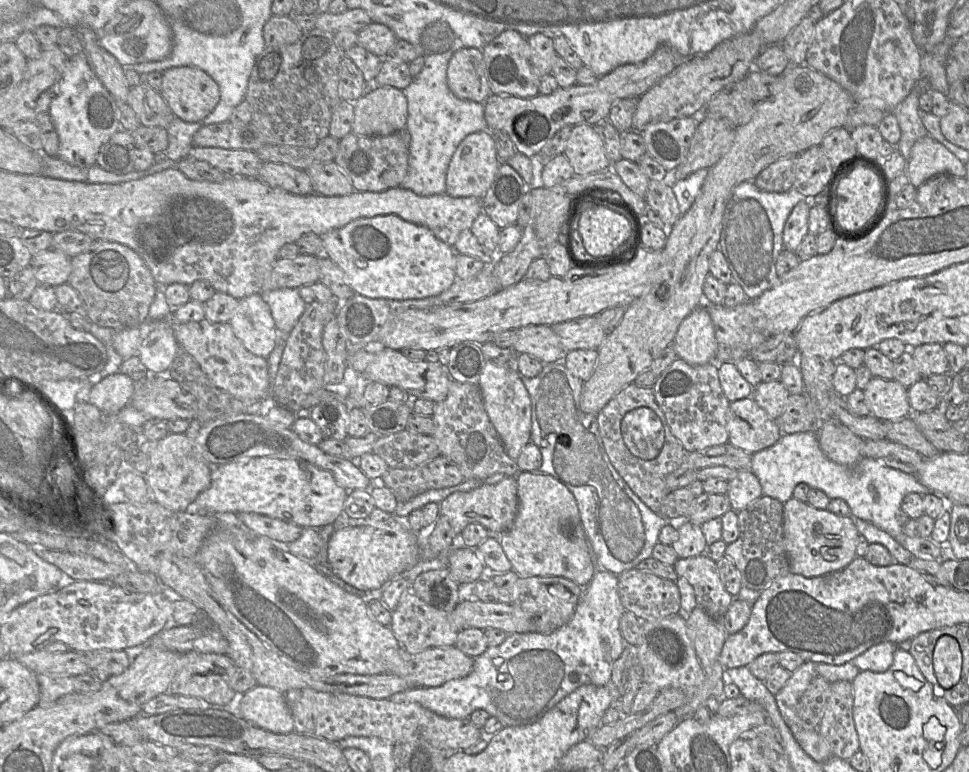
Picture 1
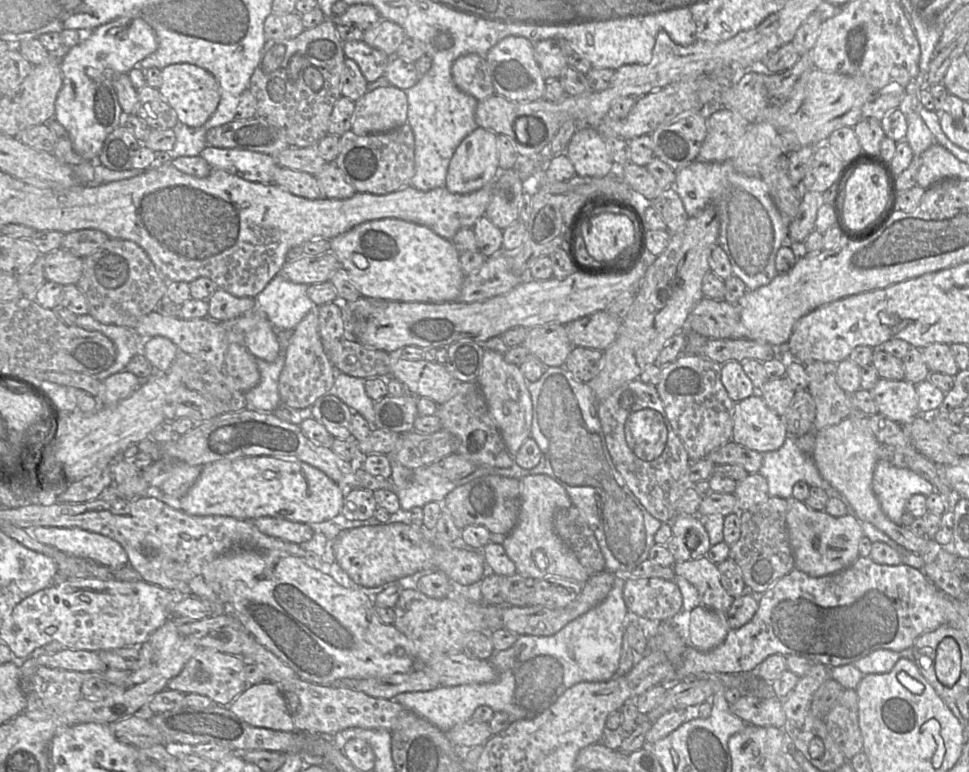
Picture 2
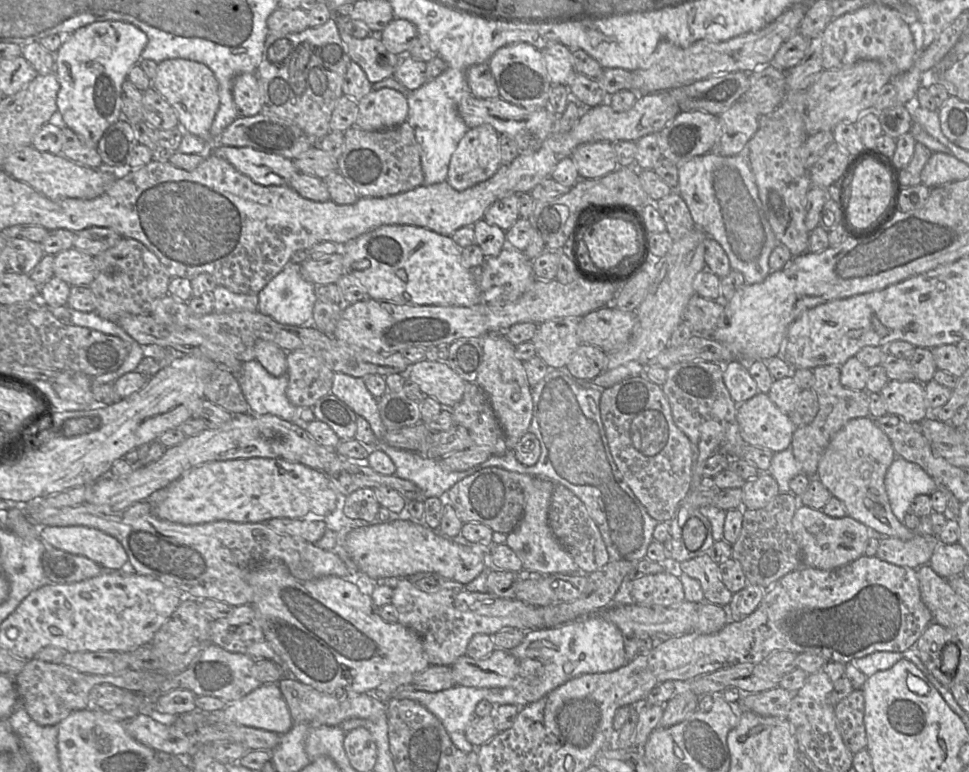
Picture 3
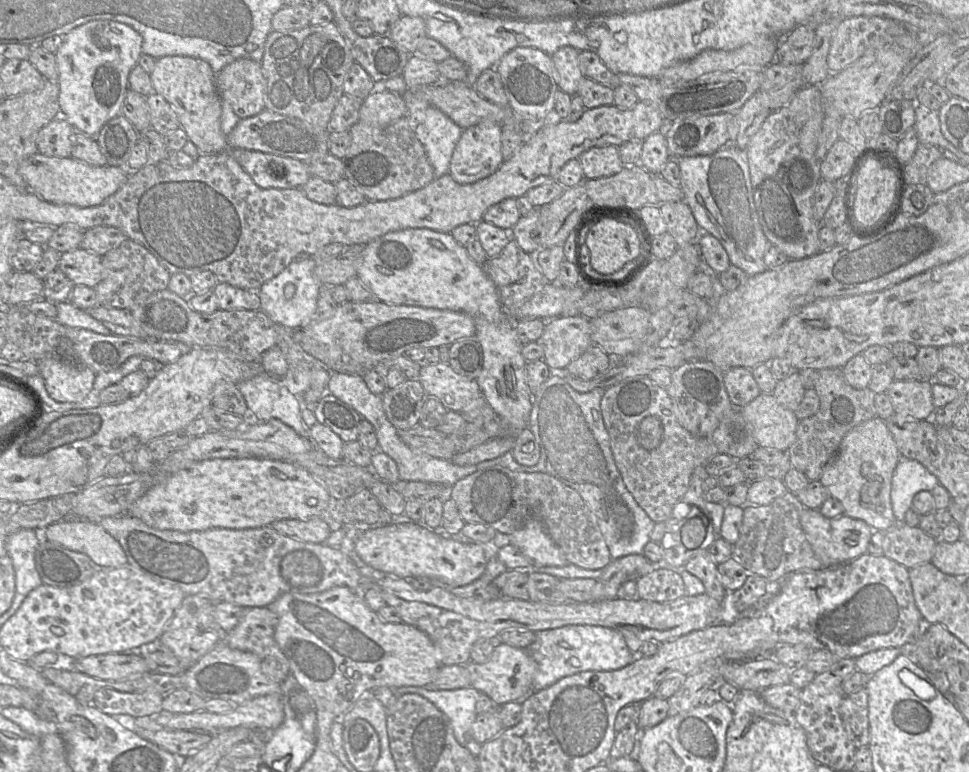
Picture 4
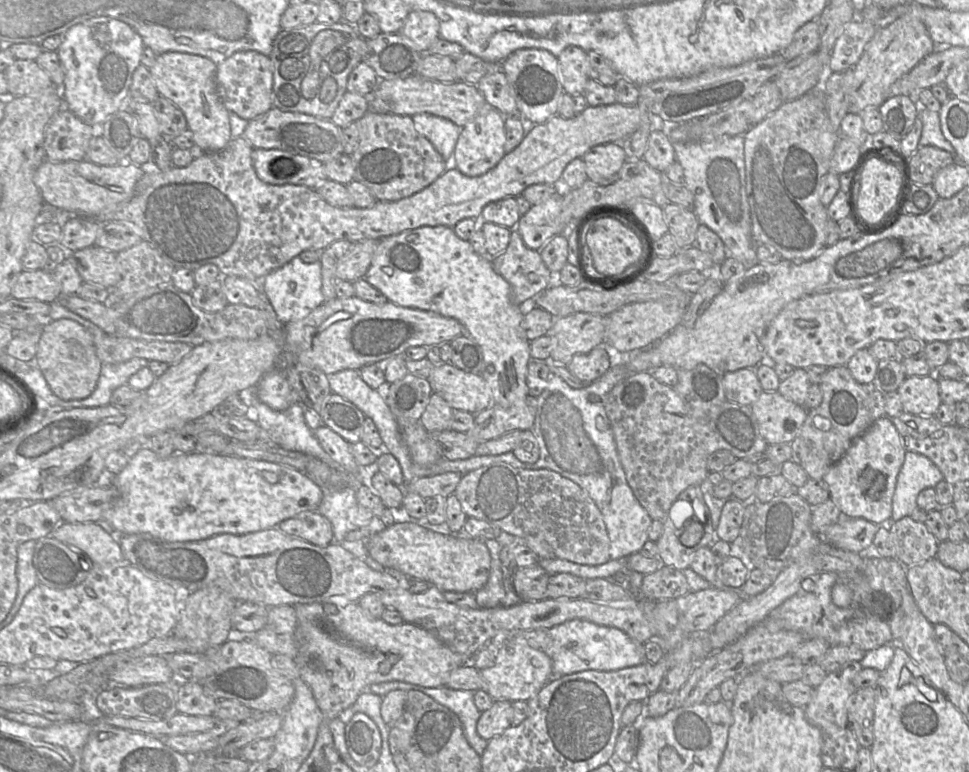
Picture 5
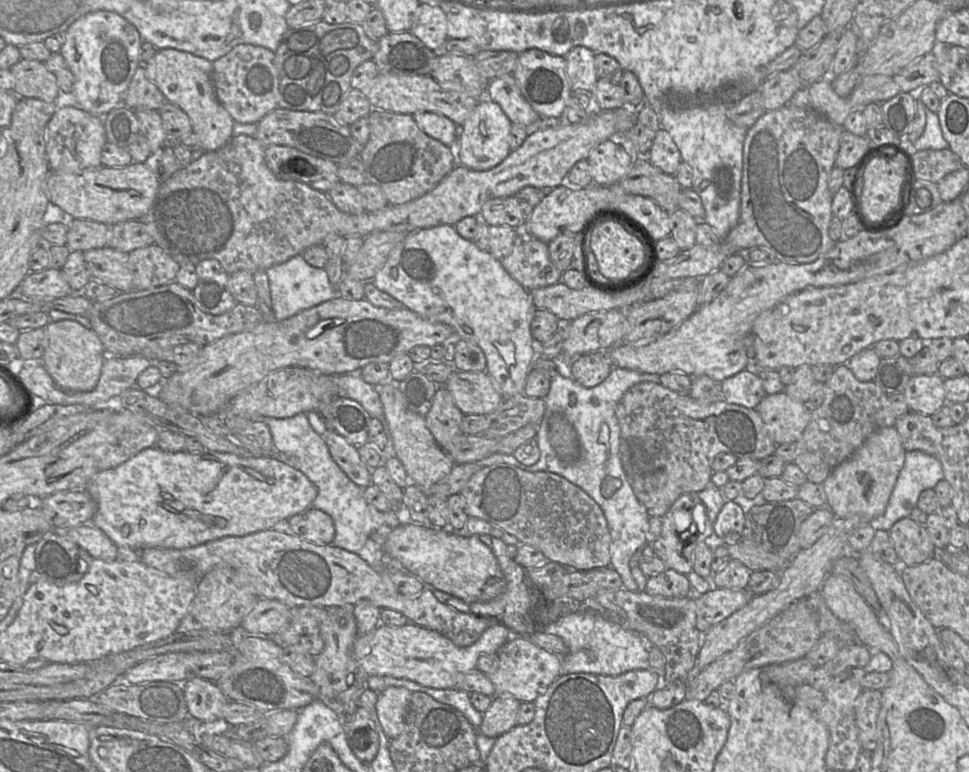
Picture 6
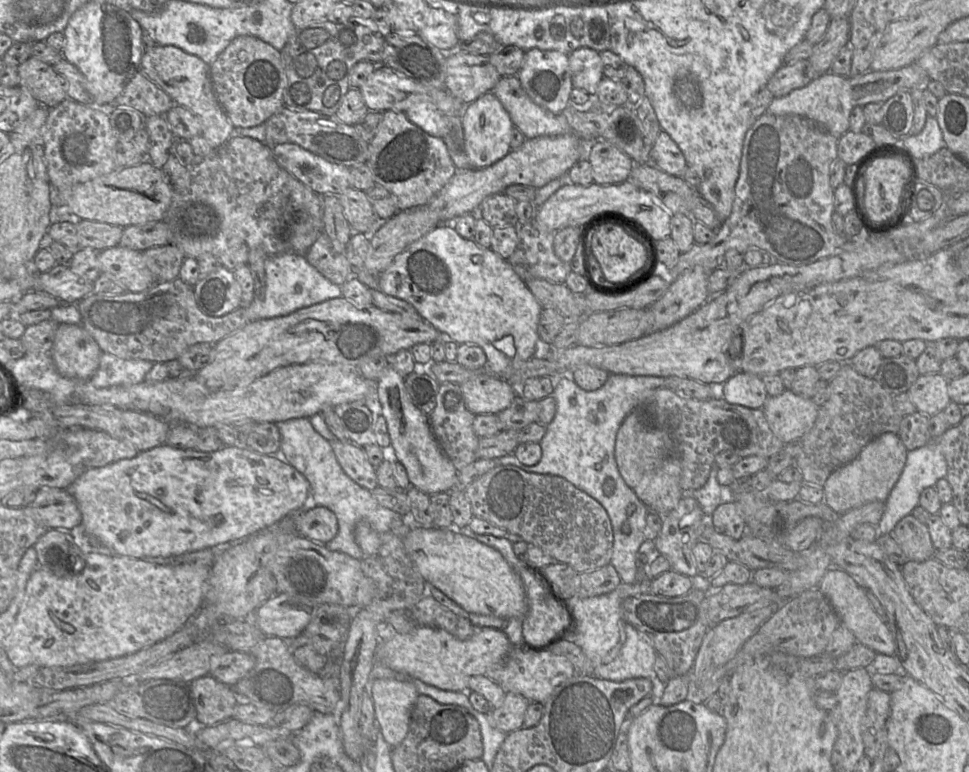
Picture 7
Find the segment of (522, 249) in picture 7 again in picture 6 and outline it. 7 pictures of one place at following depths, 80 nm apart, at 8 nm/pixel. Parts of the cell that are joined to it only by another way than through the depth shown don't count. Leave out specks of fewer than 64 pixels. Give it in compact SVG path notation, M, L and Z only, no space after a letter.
M526 222L515 228L512 251L500 262L508 274L527 291L558 283L564 272L550 259L548 243L534 237Z

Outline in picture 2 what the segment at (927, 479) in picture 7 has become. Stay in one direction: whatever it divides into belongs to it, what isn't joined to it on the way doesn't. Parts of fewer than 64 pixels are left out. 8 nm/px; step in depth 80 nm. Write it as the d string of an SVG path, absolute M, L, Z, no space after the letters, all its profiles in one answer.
M879 460L875 466L872 487L884 514L898 525L902 525L902 515L906 510L906 504L911 496L922 494L928 497L936 491L935 487L929 481L914 471L896 467L885 460Z

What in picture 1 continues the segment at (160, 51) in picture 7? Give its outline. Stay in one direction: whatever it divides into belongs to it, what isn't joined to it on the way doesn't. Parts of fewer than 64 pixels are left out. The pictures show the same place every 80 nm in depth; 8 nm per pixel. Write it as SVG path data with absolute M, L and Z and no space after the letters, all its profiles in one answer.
M179 66L163 73L161 95L173 114L185 122L207 117L220 100L218 84L203 70Z

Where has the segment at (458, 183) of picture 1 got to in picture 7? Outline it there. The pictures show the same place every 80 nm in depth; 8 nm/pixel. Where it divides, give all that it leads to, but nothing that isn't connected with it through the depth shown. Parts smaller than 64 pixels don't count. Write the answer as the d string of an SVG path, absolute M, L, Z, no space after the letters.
M488 92L474 102L463 106L461 116L465 148L471 167L489 167L504 158L510 152L510 142L514 124L508 112L492 92Z

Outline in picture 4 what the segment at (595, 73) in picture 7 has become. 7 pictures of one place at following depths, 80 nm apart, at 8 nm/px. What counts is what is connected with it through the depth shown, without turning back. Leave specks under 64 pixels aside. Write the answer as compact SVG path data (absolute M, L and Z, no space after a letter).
M571 46L559 48L552 56L560 90L569 95L578 95L578 86L583 78L579 67L579 51Z

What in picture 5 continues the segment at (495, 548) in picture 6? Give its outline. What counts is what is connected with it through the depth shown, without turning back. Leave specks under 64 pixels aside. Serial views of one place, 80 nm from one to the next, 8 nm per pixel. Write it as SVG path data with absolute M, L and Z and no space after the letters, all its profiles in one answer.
M478 538L491 555L490 575L485 586L476 591L478 608L511 607L521 602L512 584L513 571L502 565L500 552L503 546L496 539Z

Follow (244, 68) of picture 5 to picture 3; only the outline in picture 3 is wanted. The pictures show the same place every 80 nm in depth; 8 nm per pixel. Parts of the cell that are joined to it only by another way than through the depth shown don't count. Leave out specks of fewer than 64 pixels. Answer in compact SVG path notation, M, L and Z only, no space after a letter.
M256 72L242 73L233 79L232 95L238 117L254 116L262 109L262 87Z

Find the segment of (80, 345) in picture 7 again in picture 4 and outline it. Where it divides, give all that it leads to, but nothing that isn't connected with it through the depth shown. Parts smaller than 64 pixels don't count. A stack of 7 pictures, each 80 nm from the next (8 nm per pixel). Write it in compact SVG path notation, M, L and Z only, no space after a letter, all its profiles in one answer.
M46 357L39 362L40 375L50 396L57 402L80 402L92 391L96 373L83 364L60 357Z

